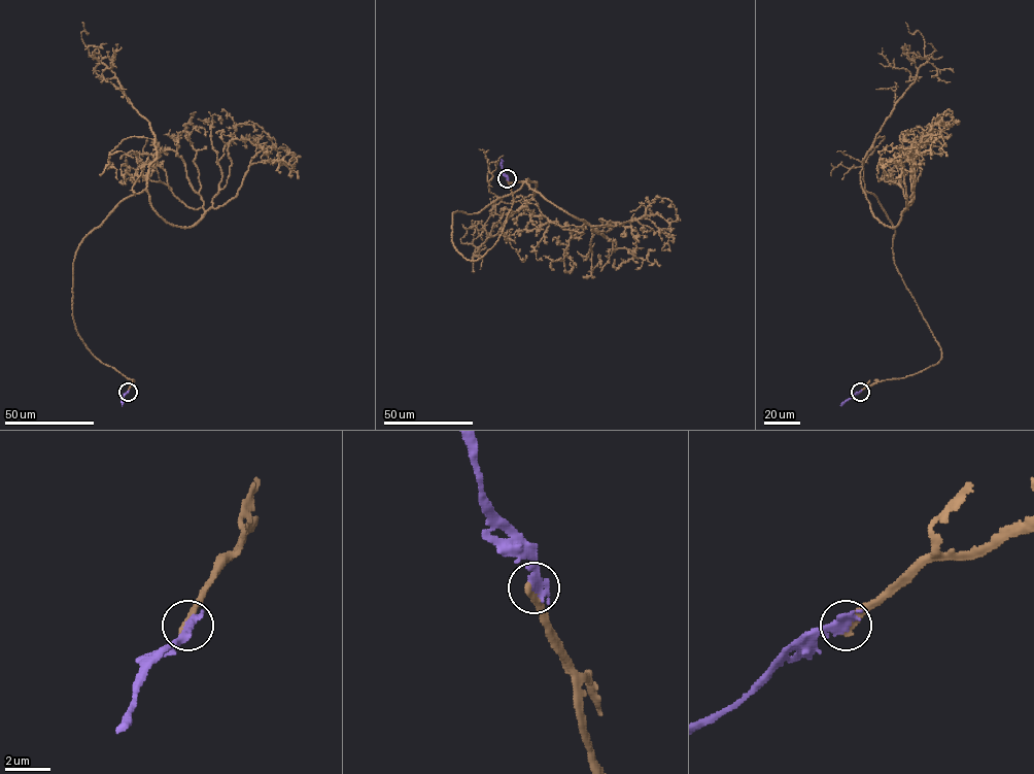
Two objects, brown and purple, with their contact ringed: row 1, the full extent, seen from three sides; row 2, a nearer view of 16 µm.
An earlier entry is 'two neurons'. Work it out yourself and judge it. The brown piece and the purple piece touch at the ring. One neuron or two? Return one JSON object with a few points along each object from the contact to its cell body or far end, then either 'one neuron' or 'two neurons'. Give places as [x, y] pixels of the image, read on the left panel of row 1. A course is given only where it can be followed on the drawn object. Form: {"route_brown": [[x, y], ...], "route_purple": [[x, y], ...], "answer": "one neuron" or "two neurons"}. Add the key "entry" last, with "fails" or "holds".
{"route_brown": [[127, 392], [74, 324], [79, 244], [145, 190], [168, 223], [195, 224], [240, 124], [281, 156]], "route_purple": [[127, 392], [122, 405]], "answer": "one neuron", "entry": "fails"}

